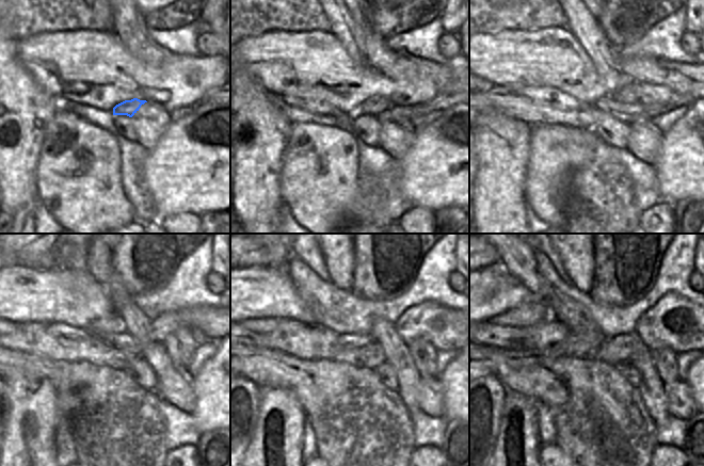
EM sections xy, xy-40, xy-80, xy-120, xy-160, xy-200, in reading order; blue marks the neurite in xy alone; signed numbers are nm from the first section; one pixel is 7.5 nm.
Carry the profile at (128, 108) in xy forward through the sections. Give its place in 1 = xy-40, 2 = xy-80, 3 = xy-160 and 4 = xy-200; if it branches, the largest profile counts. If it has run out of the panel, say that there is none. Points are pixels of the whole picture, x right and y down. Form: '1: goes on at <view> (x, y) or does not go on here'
1: goes on at xy-40 (374, 106)
2: goes on at xy-80 (627, 94)
3: goes on at xy-160 (444, 327)
4: goes on at xy-200 (674, 322)

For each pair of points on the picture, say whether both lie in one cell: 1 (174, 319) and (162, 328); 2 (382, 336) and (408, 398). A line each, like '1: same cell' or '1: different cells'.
1: same cell
2: same cell

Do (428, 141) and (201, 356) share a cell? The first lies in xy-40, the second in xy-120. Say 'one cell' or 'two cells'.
two cells

